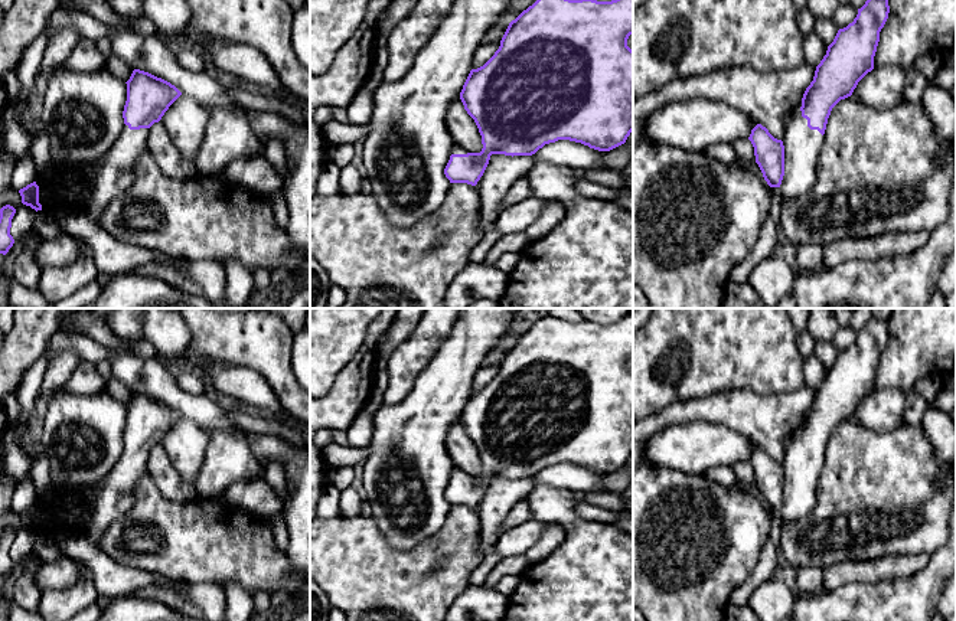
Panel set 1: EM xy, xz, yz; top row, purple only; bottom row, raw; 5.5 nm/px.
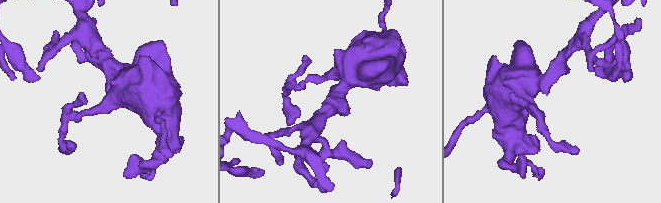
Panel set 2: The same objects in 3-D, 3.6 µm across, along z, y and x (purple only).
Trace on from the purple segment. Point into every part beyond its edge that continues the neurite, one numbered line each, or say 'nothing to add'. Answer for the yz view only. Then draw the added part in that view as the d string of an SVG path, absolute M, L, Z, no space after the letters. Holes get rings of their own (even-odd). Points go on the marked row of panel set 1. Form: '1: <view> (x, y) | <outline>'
1: yz (802, 146) | M797 110L787 121L784 146L784 176L780 184L783 200L797 199L815 186L816 164L825 135L807 127L807 120Z

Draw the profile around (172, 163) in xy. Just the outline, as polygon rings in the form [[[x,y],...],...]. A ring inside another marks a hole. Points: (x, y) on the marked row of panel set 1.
[[[160,121],[150,127],[147,151],[167,177],[186,180],[199,174],[195,163],[179,151]]]

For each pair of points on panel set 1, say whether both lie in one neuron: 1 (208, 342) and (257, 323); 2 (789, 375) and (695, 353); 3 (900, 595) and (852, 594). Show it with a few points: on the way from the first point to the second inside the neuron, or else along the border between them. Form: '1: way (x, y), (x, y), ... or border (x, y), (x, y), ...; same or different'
1: way (219, 337), (242, 337), (245, 334); same
2: way (766, 359), (760, 353), (718, 353); same
3: way (888, 595), (881, 592), (864, 594); same

